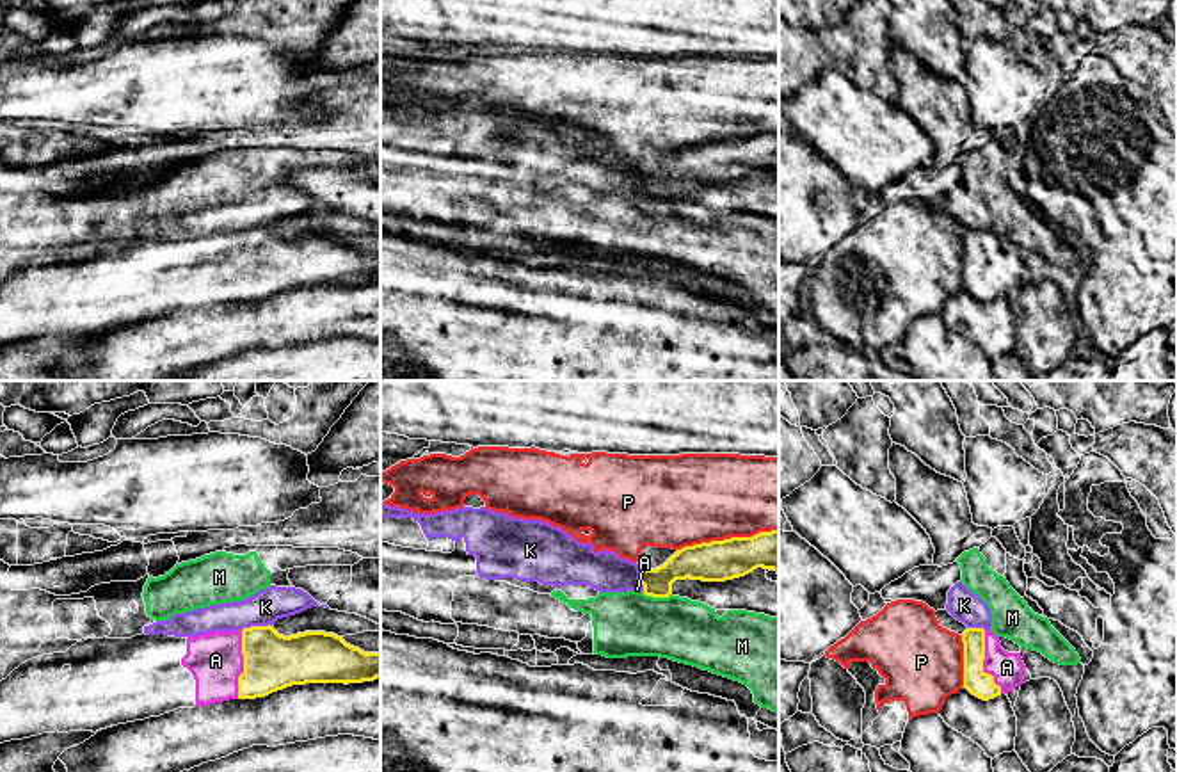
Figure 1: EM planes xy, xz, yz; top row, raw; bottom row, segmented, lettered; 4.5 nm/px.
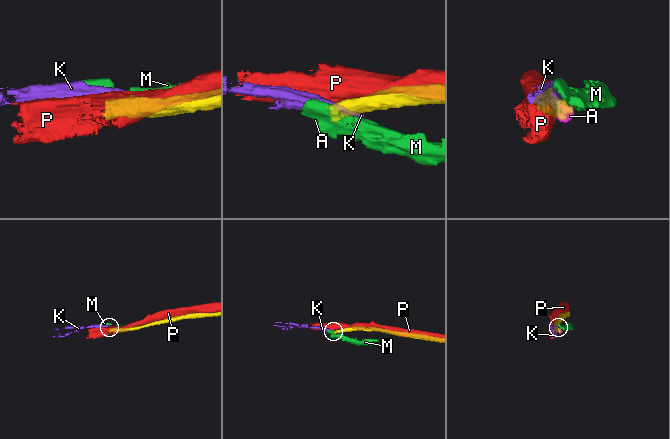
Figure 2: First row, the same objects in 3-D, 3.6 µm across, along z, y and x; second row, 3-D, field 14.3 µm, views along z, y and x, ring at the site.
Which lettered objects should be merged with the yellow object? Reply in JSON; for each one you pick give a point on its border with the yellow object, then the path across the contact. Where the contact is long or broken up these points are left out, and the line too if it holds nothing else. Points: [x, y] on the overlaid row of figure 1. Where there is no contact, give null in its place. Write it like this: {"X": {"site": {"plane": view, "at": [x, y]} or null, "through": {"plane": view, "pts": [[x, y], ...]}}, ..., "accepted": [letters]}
{"A": {"site": {"plane": "yz", "at": [982, 662]}, "through": {"plane": "yz", "pts": [[980, 683], [982, 662], [1007, 667]]}}, "accepted": ["A"]}

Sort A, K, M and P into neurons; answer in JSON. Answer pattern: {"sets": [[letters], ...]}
{"sets": [["A"], ["K", "M"], ["P"]]}

